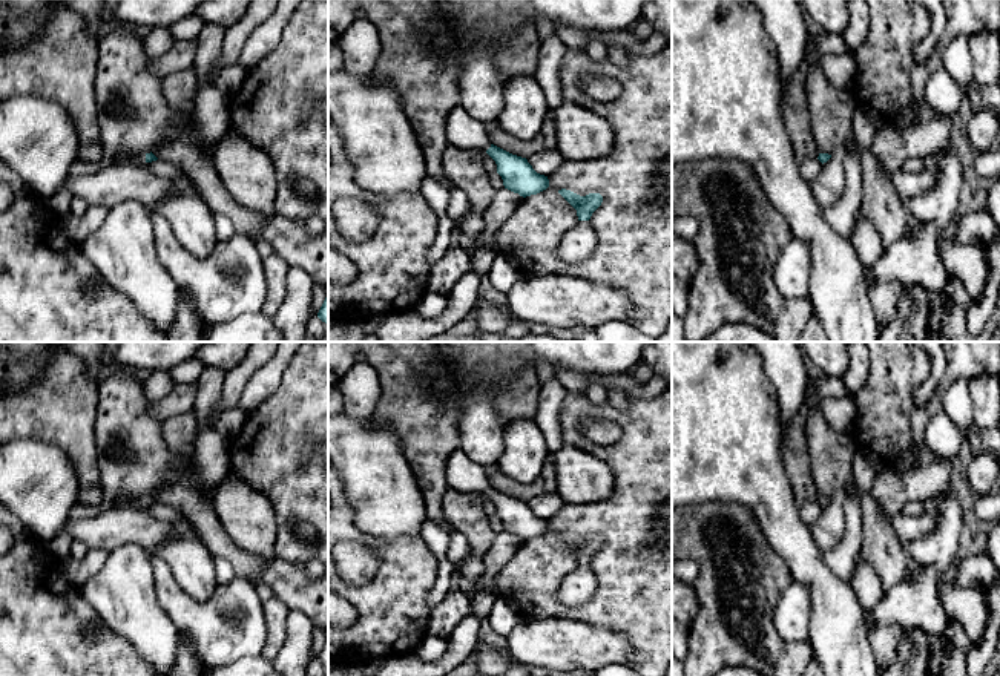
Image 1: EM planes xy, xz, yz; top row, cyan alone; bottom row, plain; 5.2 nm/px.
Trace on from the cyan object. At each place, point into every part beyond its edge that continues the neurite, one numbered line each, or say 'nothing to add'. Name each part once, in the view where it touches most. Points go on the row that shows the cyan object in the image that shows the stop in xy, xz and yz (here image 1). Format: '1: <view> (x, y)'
1: xy (126, 158)

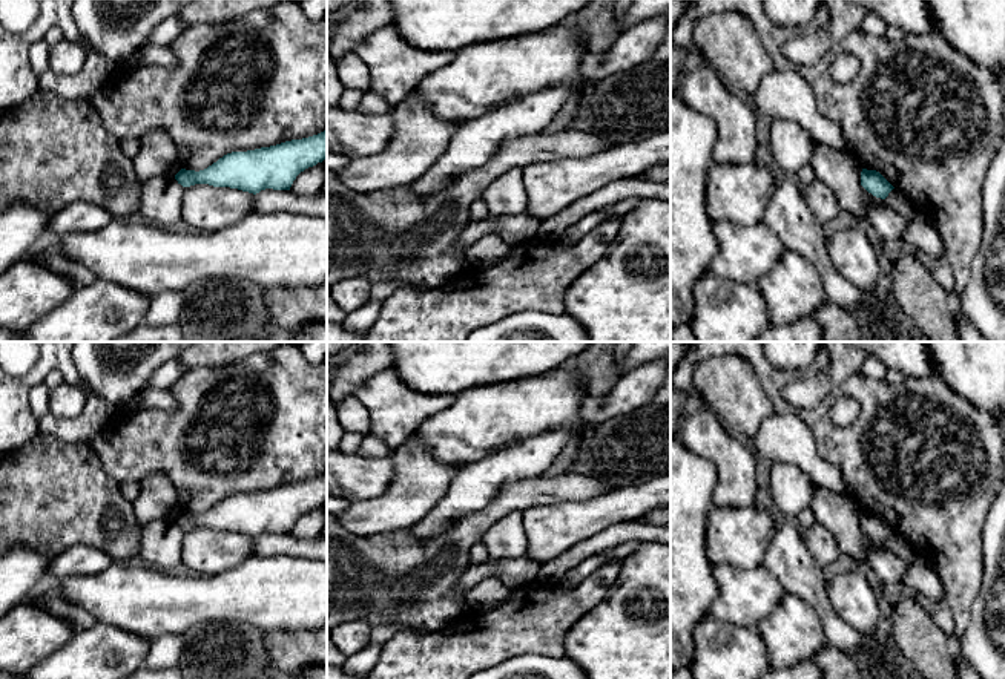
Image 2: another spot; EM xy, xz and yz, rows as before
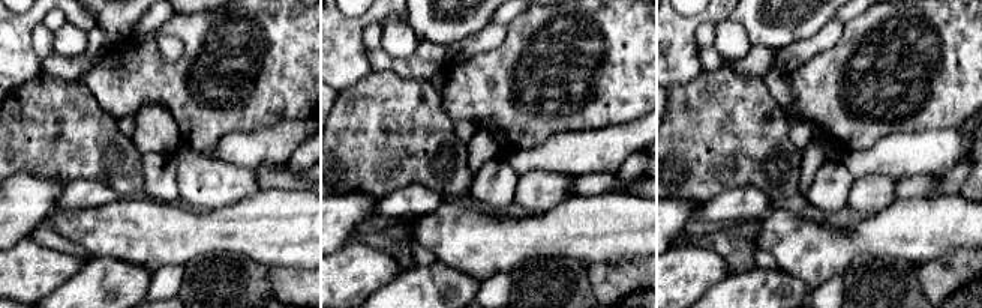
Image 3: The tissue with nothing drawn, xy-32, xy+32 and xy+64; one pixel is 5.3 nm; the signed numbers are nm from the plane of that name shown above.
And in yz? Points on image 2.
nothing to add

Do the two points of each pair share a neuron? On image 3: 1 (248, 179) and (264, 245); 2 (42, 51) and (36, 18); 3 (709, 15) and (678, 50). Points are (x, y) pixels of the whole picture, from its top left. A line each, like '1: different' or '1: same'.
1: different
2: different
3: same

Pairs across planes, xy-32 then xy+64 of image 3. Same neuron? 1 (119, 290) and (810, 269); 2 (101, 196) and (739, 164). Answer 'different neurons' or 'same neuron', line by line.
1: different neurons
2: different neurons

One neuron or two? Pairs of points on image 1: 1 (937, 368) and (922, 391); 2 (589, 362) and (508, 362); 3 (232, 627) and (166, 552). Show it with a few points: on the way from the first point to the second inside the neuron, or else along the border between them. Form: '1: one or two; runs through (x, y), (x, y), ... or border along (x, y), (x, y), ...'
1: one; runs through (936, 374), (928, 385)
2: one; runs through (569, 357), (528, 357)
3: two; border along (175, 581), (197, 600), (206, 600), (218, 584)

